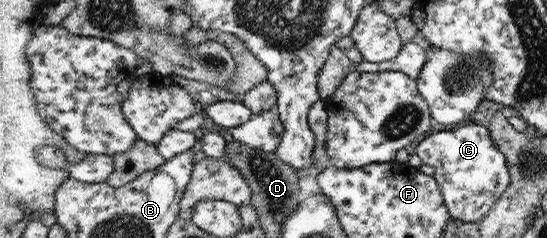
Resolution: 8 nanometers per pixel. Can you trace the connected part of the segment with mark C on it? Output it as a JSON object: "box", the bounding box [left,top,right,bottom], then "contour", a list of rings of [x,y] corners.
{"box":[416,122,511,222],"contour":[[[474,122],[432,133],[418,144],[416,155],[435,168],[433,177],[440,184],[450,217],[458,222],[482,221],[511,181],[506,157],[492,141],[490,130]]]}

